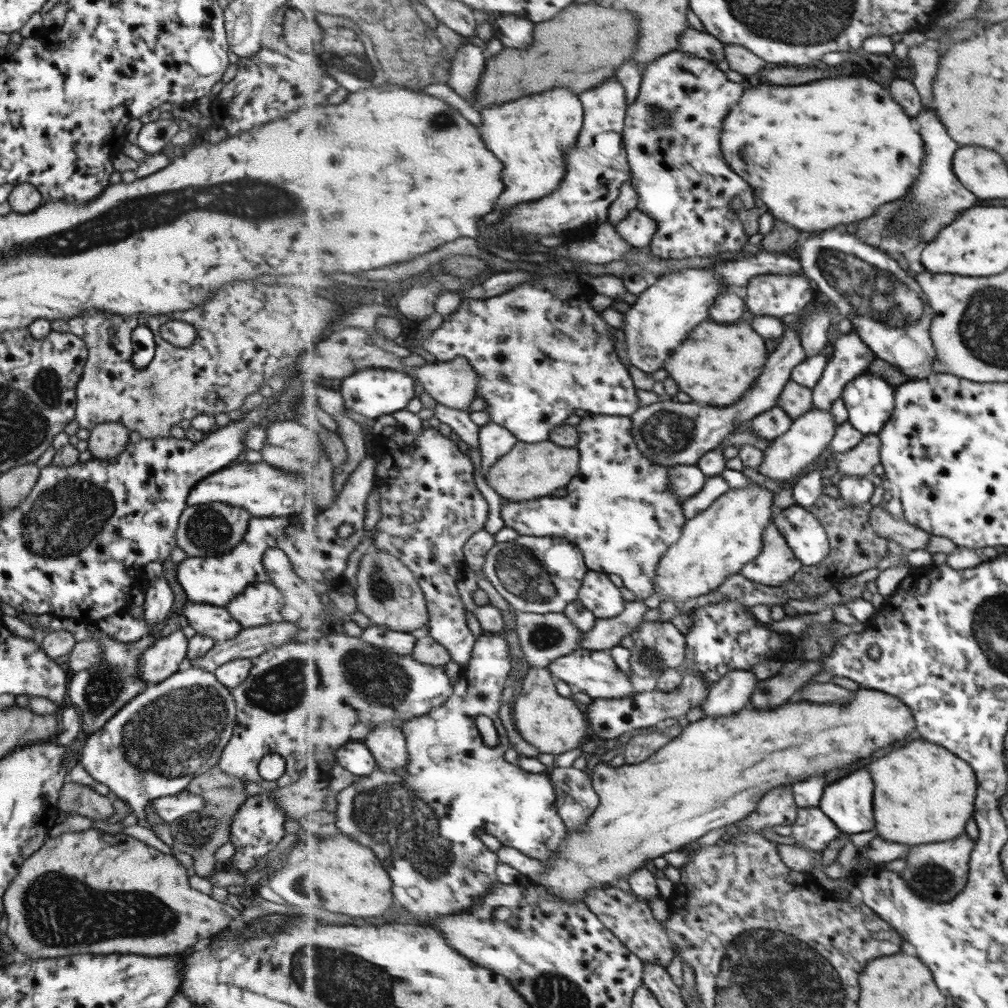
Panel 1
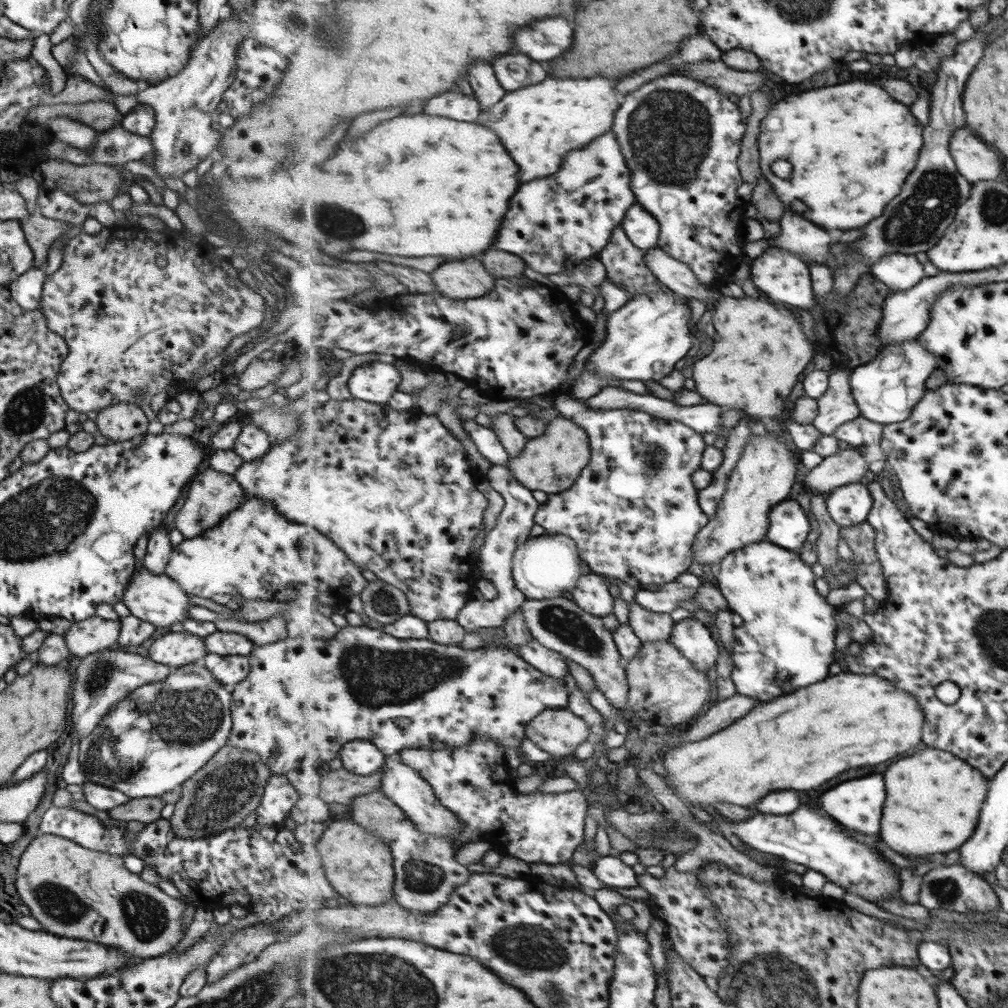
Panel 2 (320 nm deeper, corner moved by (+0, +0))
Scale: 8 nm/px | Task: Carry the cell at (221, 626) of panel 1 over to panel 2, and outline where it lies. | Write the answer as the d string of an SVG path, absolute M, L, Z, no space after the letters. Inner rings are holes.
M140 567L139 570L134 570L130 574L120 601L125 604L131 616L148 622L154 627L166 628L174 622L181 623L187 619L188 606L191 605L186 592L177 582L171 580L164 572L151 574L145 567Z

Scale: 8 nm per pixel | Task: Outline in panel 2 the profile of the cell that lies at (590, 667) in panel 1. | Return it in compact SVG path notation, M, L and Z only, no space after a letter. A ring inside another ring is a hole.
M535 637L528 645L518 647L520 655L537 670L555 678L565 678L569 674L566 656L543 646Z

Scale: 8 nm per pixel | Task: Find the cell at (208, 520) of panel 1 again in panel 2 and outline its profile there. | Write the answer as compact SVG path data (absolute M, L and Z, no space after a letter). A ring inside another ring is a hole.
M206 467L197 472L193 480L188 482L187 485L187 498L185 498L183 505L175 514L173 524L174 528L185 539L199 536L209 530L209 528L225 518L227 514L231 513L233 509L237 509L245 499L243 490L235 482L235 478L232 475L223 474Z

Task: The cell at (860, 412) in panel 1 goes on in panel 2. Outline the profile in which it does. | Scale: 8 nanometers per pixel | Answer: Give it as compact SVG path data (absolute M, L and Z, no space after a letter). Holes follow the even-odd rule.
M917 339L885 346L871 362L852 369L852 391L862 417L883 426L909 419L928 391L927 382L938 367L937 355L929 352Z

